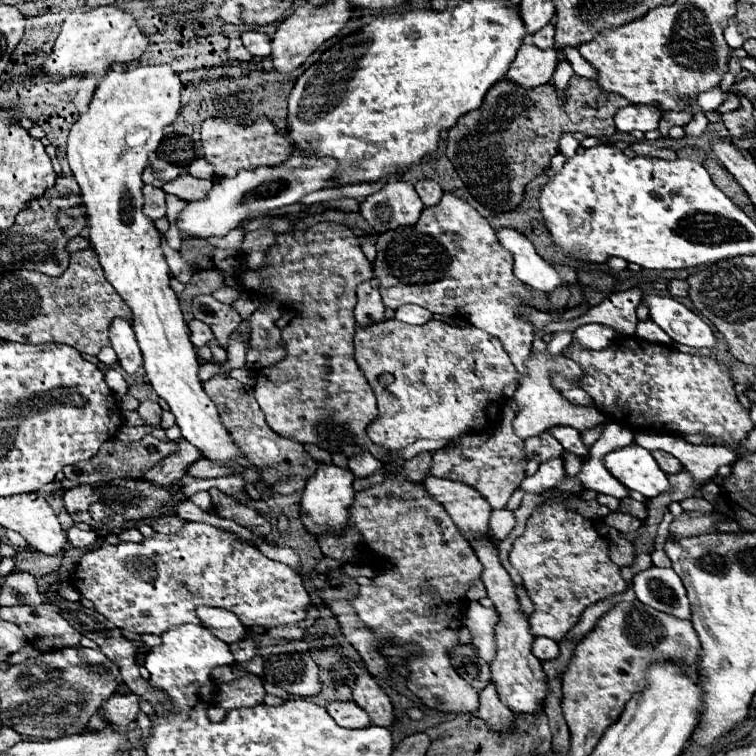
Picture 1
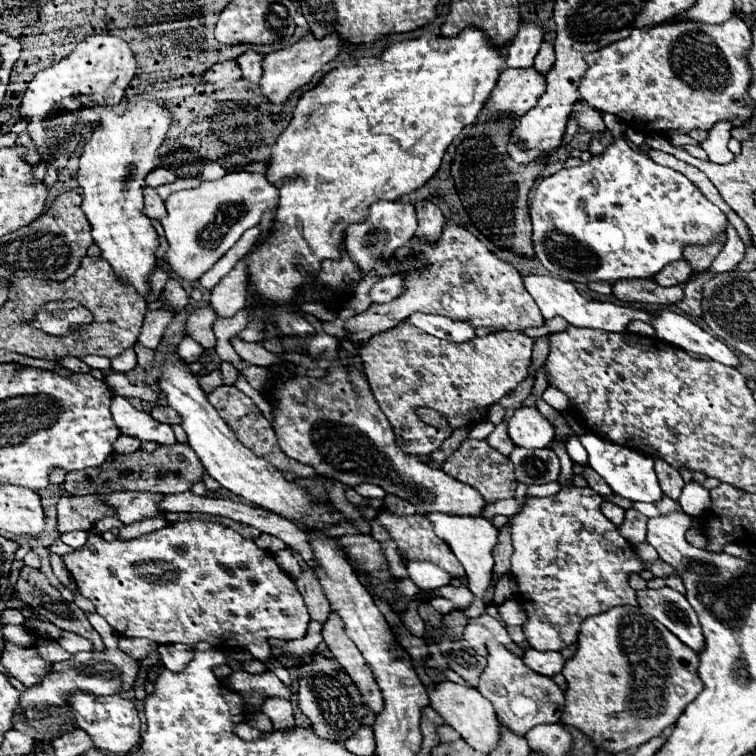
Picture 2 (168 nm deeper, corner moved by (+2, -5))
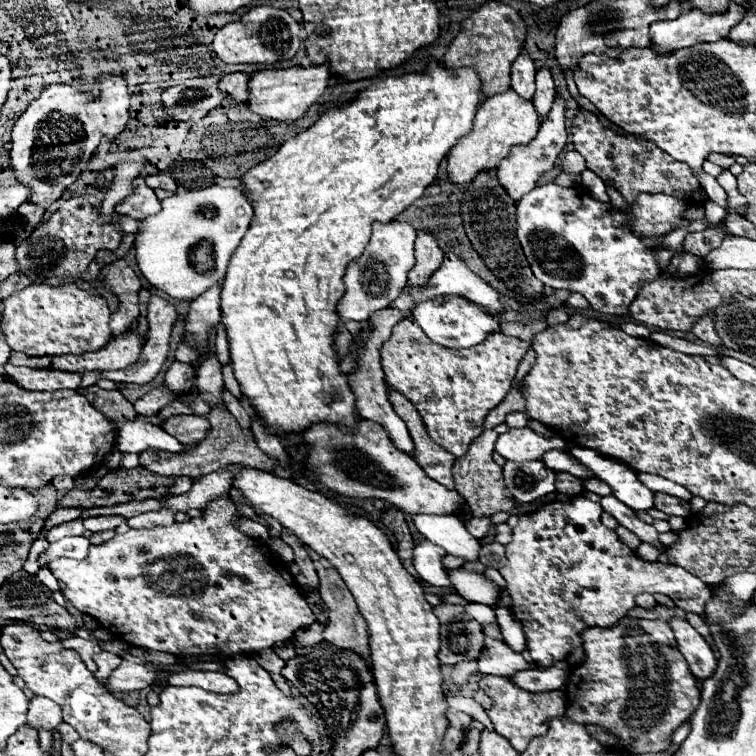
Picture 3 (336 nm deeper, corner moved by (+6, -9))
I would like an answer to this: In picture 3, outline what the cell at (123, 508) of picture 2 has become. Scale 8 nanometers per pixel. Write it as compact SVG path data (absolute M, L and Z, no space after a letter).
M89 516L83 520L85 530L91 532L101 532L101 530L109 530L109 528L117 528L119 524L123 524L125 518L123 516Z

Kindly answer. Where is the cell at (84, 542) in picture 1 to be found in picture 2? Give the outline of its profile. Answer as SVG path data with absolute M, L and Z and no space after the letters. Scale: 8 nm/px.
M67 532L67 534L61 534L61 540L71 546L71 548L83 548L85 540L87 540L87 532Z

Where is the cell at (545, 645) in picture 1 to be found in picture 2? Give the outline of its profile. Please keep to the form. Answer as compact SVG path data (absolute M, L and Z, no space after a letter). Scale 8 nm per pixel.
M529 648L529 650L525 650L523 662L525 662L533 672L553 678L555 674L559 674L559 672L563 670L565 658L561 656L561 652L539 652L539 650L535 650L535 648Z

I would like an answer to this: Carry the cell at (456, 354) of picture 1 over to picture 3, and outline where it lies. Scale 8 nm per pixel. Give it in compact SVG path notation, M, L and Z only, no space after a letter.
M405 318L393 328L391 338L381 346L381 366L385 372L387 388L407 396L415 404L431 440L439 444L441 448L445 448L447 452L451 452L453 456L463 456L467 452L469 442L481 434L483 418L487 416L487 412L495 408L509 392L517 366L521 358L525 356L527 348L529 346L523 340L505 336L503 332L495 332L495 334L489 334L481 344L469 350L449 350L449 348L441 348L433 344L421 332L421 328L413 324L411 318Z

